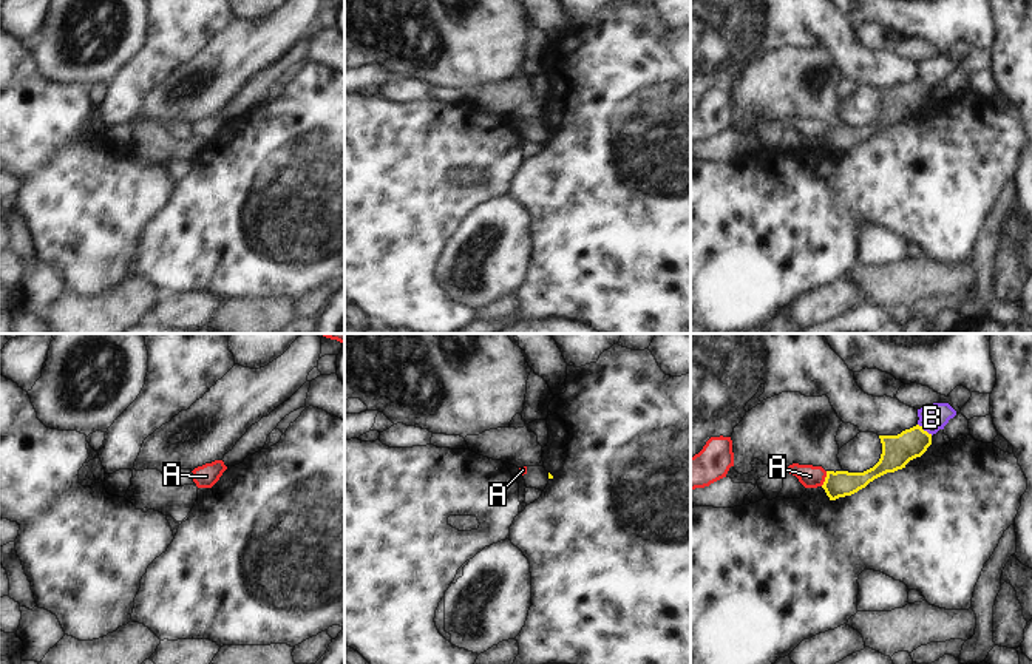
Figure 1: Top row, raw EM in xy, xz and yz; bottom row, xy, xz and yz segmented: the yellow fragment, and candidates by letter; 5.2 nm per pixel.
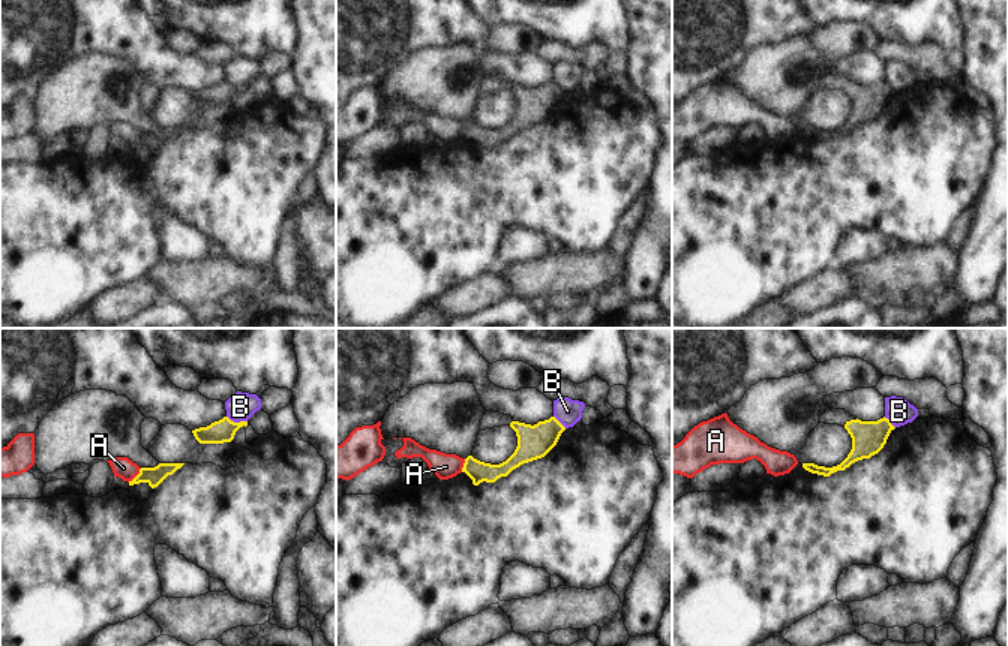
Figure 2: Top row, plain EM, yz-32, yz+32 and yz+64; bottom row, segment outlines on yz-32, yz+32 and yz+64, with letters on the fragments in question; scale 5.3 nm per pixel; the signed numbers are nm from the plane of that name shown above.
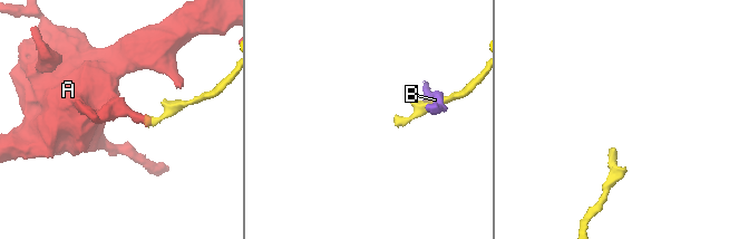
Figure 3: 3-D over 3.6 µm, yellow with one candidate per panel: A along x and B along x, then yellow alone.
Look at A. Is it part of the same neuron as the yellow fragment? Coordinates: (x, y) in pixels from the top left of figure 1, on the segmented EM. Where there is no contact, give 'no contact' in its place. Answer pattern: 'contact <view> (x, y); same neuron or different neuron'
contact yz (825, 479); different neuron

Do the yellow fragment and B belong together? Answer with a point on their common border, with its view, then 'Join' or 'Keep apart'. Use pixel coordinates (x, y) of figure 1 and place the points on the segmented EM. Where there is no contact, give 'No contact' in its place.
Touches yellow at yz (926, 431). Keep apart.

